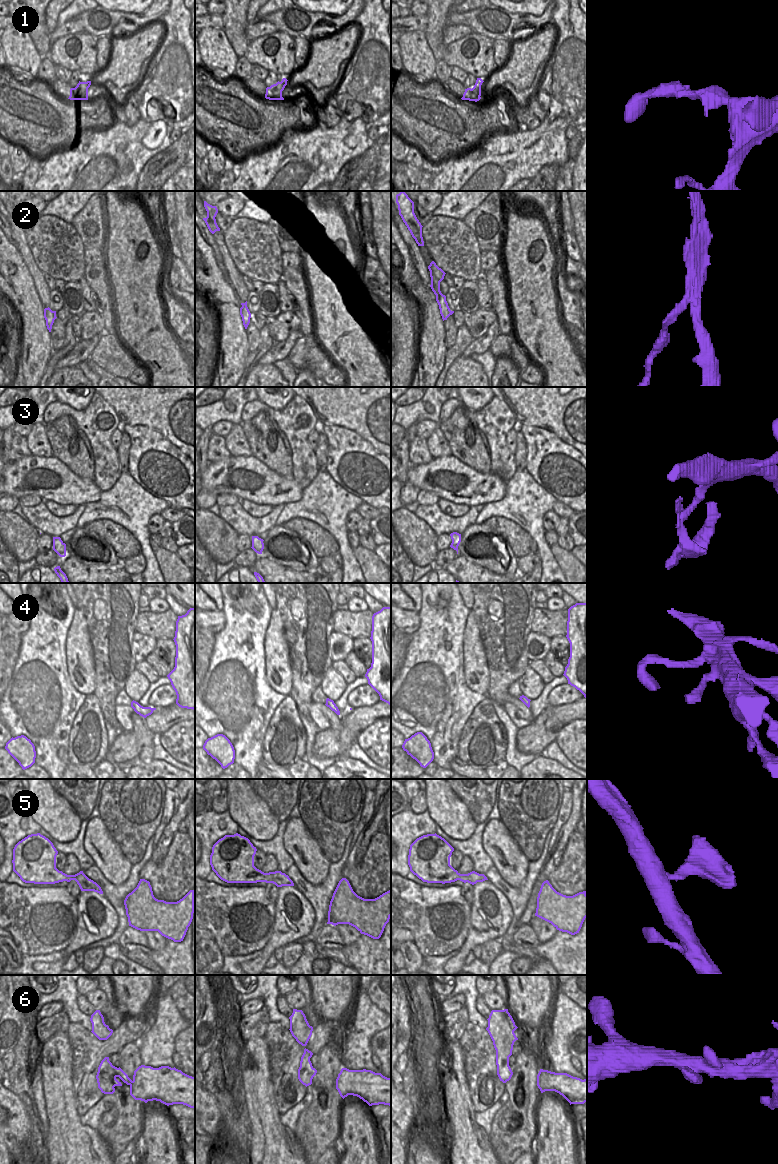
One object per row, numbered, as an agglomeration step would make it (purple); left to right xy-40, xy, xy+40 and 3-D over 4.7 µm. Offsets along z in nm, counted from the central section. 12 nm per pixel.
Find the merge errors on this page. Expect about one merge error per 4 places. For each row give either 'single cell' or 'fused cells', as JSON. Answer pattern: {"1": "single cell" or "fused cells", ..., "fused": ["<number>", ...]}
{"1": "fused cells", "2": "fused cells", "3": "fused cells", "4": "single cell", "5": "single cell", "6": "single cell", "fused": ["1", "2", "3"]}

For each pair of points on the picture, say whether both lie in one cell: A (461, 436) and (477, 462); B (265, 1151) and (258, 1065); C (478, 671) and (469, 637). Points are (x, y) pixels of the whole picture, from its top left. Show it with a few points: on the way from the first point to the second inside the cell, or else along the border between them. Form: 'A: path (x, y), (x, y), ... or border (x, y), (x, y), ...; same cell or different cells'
A: path (464, 442), (477, 456); same cell
B: path (262, 1130), (262, 1120), (258, 1106), (258, 1086); same cell
C: path (475, 663), (472, 645); same cell

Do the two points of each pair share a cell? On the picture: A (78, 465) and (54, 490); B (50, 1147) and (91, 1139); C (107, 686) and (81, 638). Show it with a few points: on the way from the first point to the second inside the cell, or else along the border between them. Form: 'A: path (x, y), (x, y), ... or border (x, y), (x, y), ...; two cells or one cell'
A: border (53, 456), (62, 461), (77, 475), (92, 480); two cells
B: path (60, 1147), (81, 1147); one cell
C: border (89, 639), (93, 651), (94, 686); two cells

